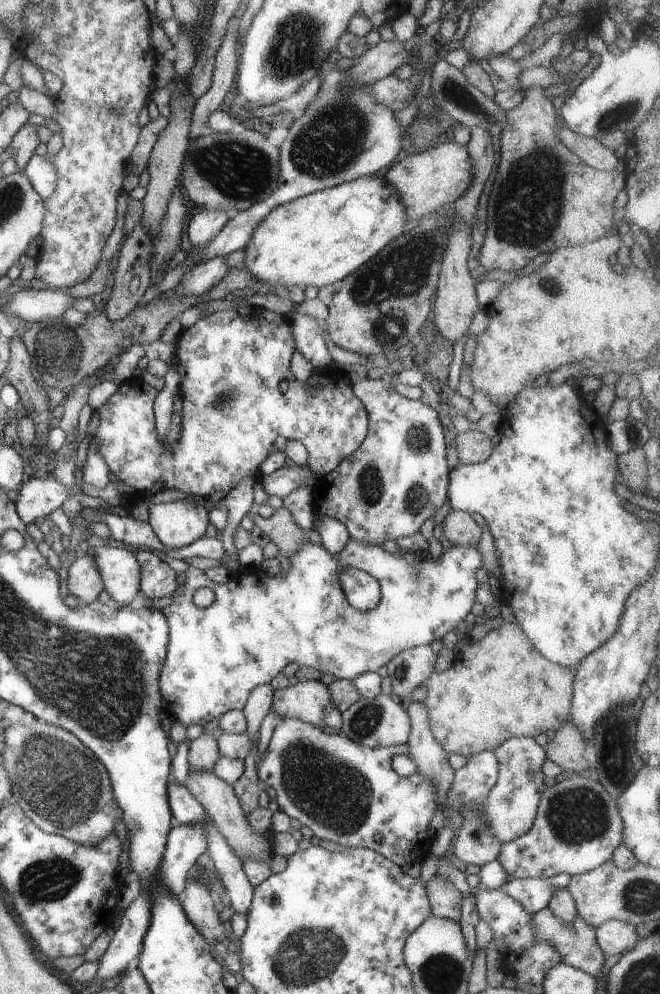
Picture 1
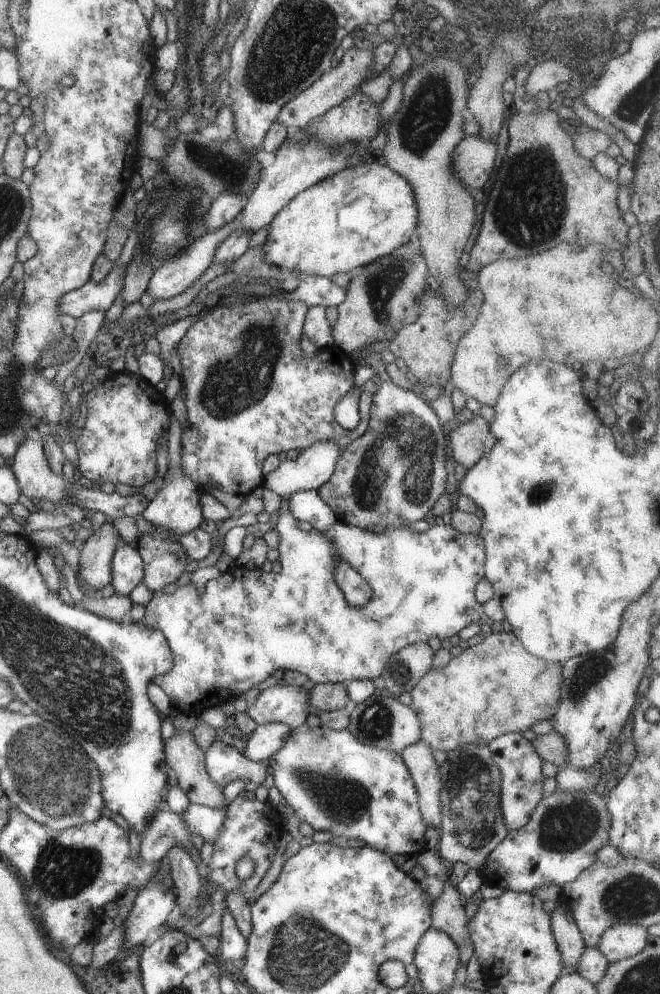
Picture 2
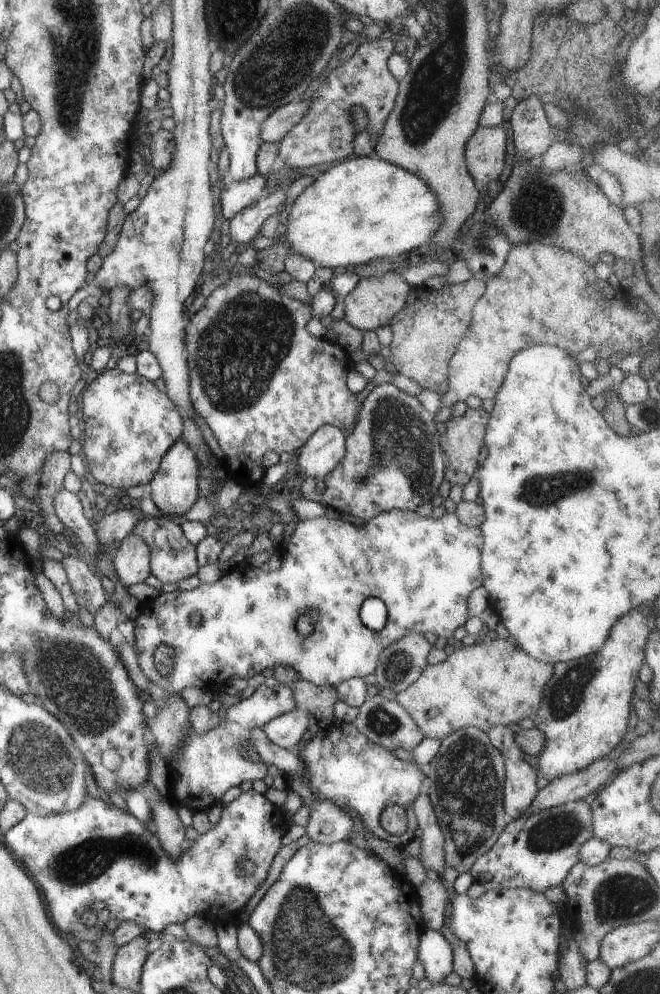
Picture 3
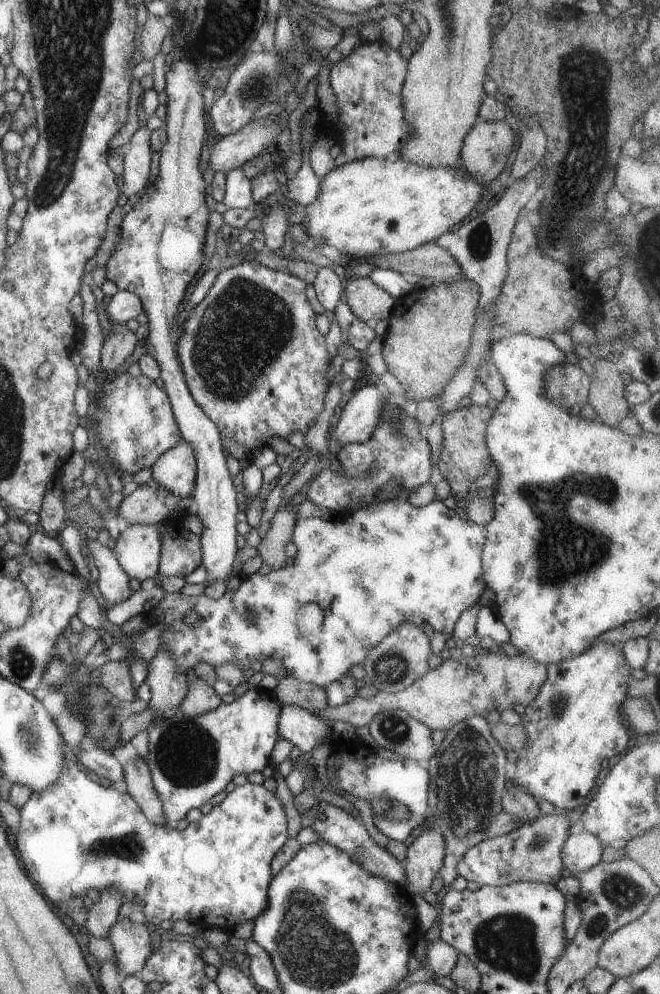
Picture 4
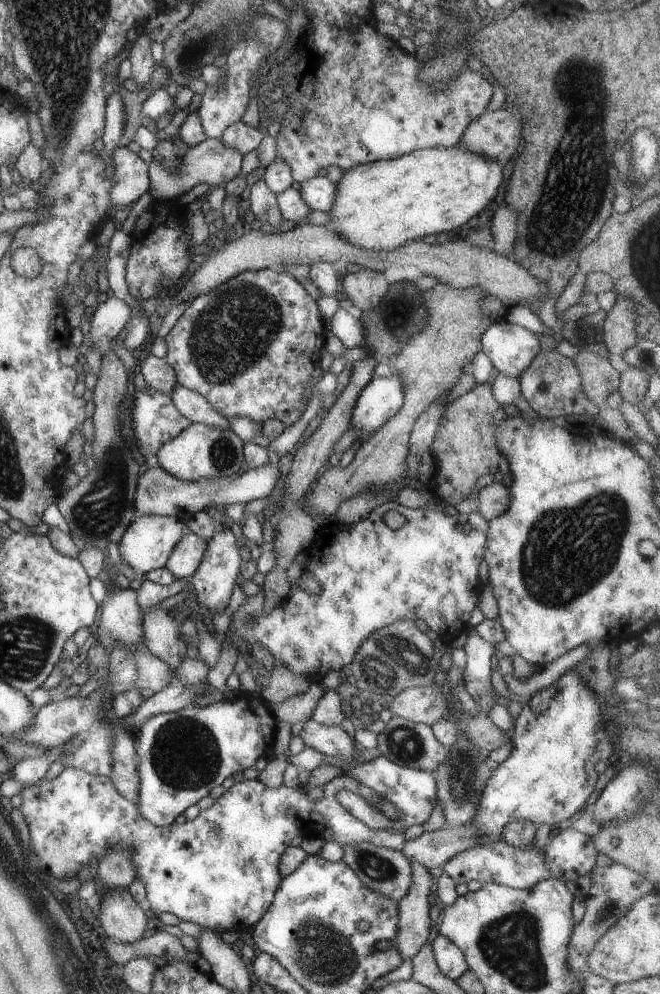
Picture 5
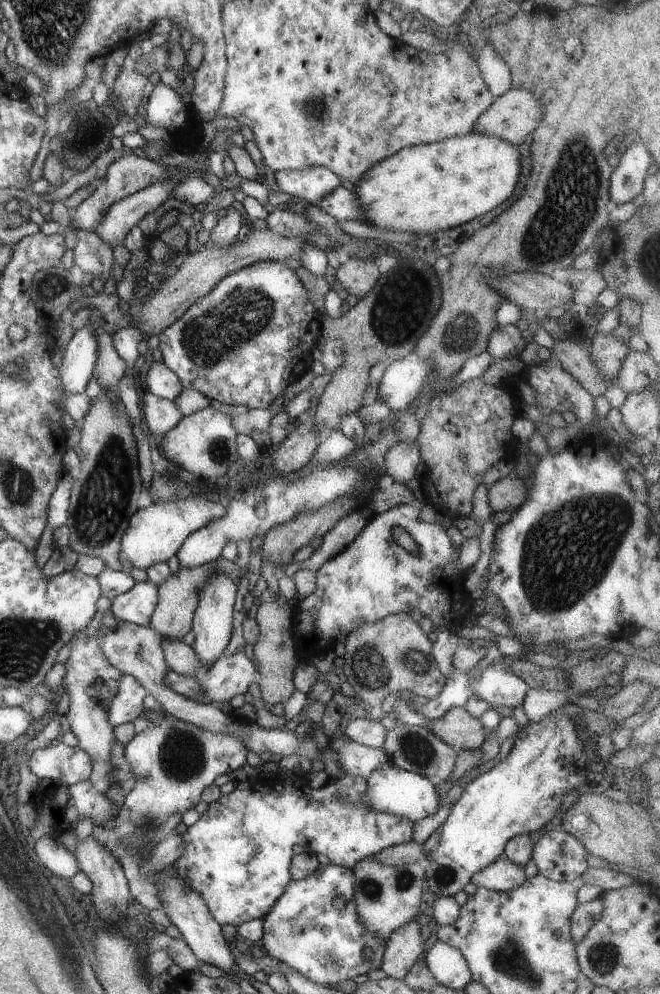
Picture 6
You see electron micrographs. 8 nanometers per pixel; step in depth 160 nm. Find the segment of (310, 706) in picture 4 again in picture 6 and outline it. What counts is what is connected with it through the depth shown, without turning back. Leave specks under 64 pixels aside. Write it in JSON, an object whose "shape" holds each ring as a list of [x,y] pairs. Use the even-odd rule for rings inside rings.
{"shape":[[[275,595],[265,599],[265,601],[257,602],[254,619],[258,626],[259,636],[252,649],[257,661],[257,671],[260,672],[261,676],[258,683],[259,690],[267,709],[274,704],[285,705],[289,696],[296,690],[292,678],[299,658],[294,646],[291,609],[292,606],[281,595]]]}

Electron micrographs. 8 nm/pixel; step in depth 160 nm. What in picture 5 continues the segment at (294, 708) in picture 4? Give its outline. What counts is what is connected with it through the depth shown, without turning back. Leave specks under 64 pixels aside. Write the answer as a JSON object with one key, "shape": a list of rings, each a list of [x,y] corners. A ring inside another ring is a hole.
{"shape":[[[313,719],[306,720],[300,738],[305,747],[312,748],[318,753],[335,756],[344,763],[342,772],[348,771],[362,762],[349,762],[357,744],[350,738],[339,724],[324,724]]]}

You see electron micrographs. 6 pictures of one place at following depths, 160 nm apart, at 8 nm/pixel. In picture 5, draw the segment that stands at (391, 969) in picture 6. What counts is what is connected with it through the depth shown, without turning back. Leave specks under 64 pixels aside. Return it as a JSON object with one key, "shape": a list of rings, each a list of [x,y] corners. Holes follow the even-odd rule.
{"shape":[[[413,863],[412,881],[407,894],[398,902],[398,931],[390,942],[404,961],[411,959],[429,936],[429,902],[427,894],[433,884],[434,870]]]}

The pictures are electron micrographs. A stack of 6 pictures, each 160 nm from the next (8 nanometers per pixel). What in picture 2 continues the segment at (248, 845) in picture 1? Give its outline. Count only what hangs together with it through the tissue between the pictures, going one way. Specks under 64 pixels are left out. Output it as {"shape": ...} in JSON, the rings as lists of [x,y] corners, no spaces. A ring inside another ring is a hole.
{"shape":[[[190,732],[175,733],[164,740],[164,758],[170,774],[177,779],[176,784],[185,793],[189,803],[212,809],[226,809],[222,788],[213,784],[204,765],[204,752],[194,743]]]}

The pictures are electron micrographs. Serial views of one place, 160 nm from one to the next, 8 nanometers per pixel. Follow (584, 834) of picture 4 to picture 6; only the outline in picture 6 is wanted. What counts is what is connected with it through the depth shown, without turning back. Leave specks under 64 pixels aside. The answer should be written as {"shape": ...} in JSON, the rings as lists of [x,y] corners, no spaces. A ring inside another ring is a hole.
{"shape":[[[561,828],[545,832],[532,846],[530,856],[541,876],[571,883],[588,869],[585,854],[584,844]]]}

